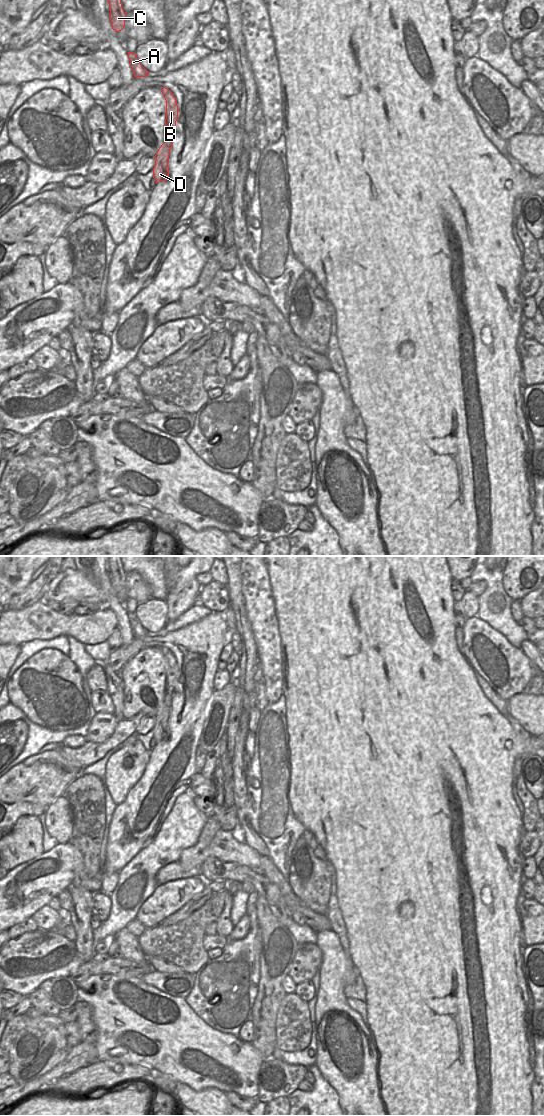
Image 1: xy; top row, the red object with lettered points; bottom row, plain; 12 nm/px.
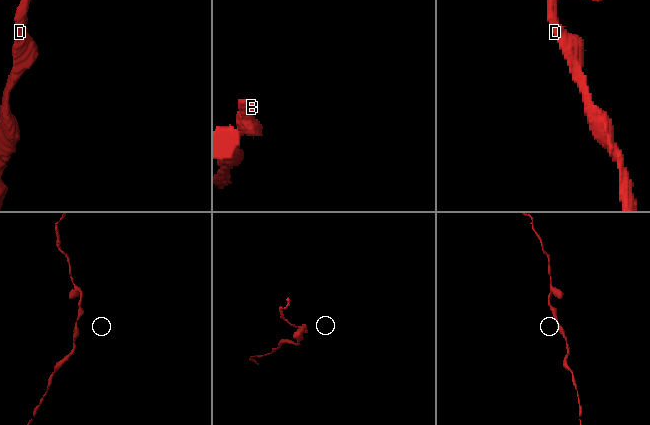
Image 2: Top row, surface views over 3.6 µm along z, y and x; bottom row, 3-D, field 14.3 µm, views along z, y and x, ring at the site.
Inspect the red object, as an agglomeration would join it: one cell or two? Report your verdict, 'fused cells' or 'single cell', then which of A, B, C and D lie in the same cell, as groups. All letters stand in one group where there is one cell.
single cell | A B C D

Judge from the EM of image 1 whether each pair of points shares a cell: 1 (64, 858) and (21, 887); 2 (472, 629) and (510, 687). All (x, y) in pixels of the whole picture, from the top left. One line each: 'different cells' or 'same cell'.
1: same cell
2: same cell

